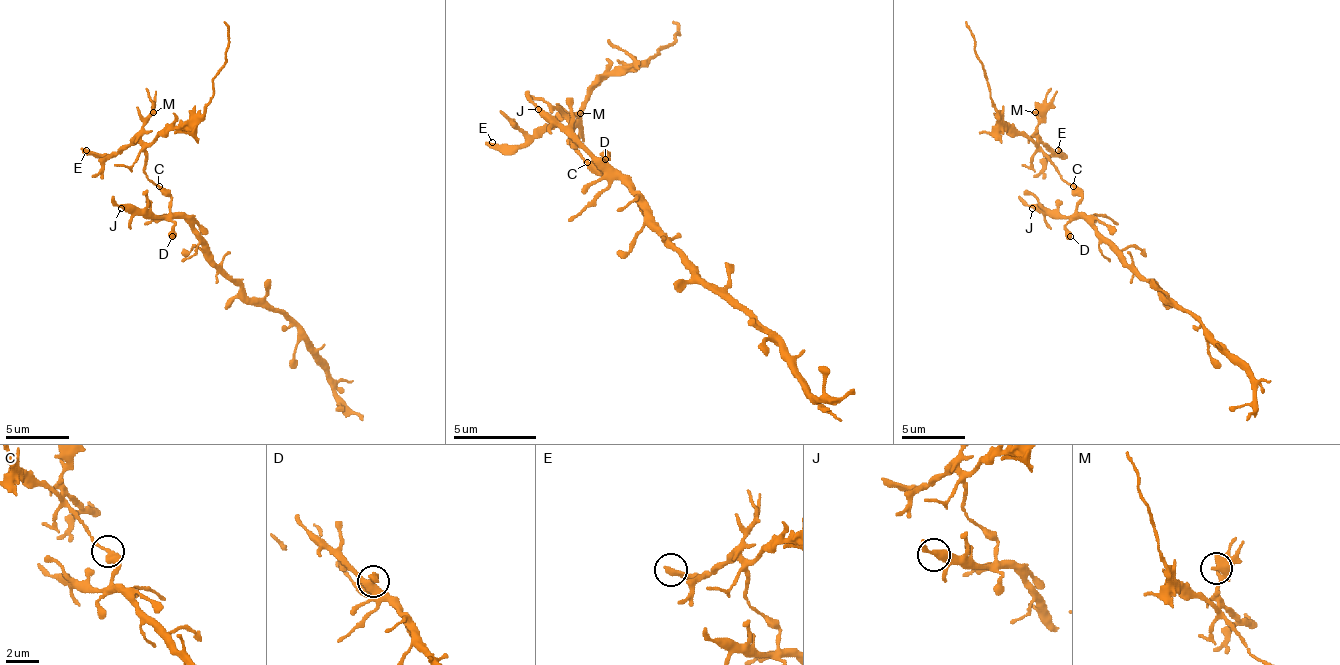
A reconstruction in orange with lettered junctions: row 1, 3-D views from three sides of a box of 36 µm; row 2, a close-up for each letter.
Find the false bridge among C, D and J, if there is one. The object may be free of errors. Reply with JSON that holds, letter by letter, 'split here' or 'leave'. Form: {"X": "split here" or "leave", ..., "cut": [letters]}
{"C": "split here", "D": "leave", "J": "leave", "cut": ["C"]}

